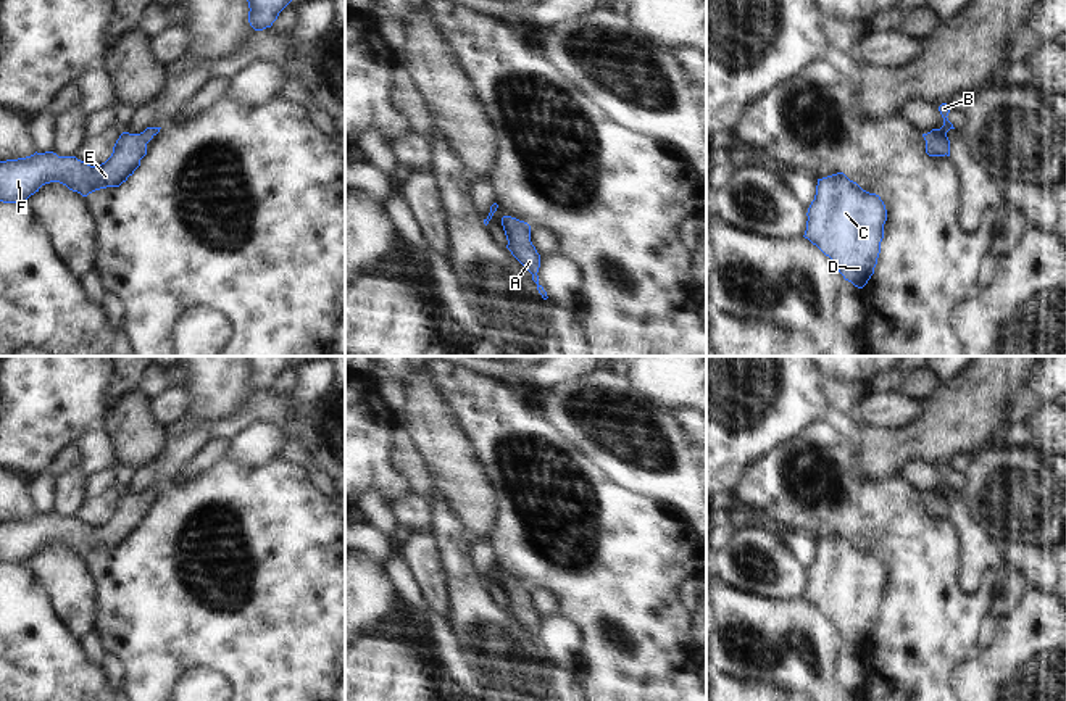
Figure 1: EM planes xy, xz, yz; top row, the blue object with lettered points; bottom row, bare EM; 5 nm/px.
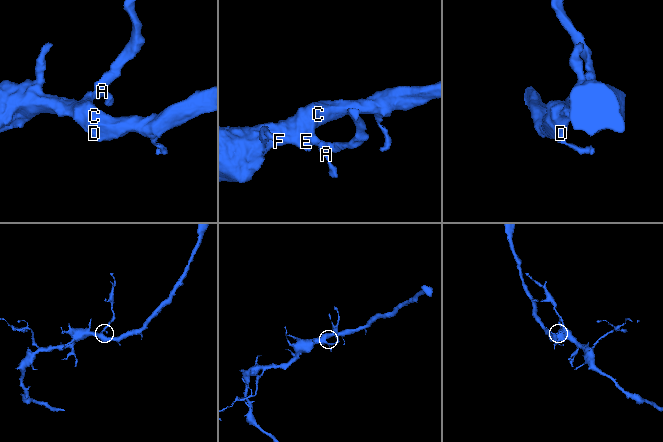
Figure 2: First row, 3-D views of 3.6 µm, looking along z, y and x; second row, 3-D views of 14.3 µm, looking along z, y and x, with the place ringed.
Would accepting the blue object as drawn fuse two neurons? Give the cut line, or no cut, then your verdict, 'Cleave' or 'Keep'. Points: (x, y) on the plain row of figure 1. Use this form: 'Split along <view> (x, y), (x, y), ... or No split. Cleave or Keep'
No split. Keep

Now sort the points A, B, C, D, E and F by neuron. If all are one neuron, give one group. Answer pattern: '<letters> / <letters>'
A B C D E F

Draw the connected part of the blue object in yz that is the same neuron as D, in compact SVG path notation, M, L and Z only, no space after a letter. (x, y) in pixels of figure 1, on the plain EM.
M843 533L818 540L816 556L808 569L805 599L832 620L845 641L863 649L877 625L887 570L879 556L863 551Z

